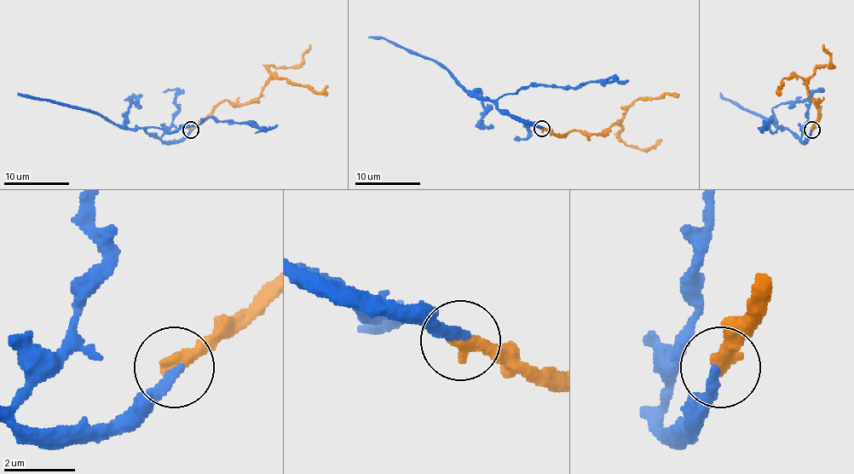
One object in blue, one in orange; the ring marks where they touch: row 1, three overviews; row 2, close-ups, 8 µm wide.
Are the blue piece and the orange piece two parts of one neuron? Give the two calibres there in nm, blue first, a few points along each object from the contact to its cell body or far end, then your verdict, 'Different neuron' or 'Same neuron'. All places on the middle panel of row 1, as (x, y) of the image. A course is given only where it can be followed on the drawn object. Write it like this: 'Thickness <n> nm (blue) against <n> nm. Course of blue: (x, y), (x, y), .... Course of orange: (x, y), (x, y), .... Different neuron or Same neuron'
Thickness 300 nm (blue) against 440 nm. Course of blue: (541, 129), (530, 122), (513, 118), (490, 101), (474, 97), (435, 61), (408, 53), (383, 38), (369, 37). Course of orange: (541, 129), (556, 134), (576, 130), (602, 134), (617, 124), (620, 139), (626, 145), (647, 148), (661, 139). Same neuron

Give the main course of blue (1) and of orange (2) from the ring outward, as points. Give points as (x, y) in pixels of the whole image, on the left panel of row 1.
1: (190, 130), (179, 140), (162, 141), (139, 128), (123, 128), (100, 115), (67, 104), (25, 97), (18, 92)
2: (190, 130), (205, 120), (225, 101), (251, 104), (261, 92), (269, 66), (296, 67), (310, 44)

